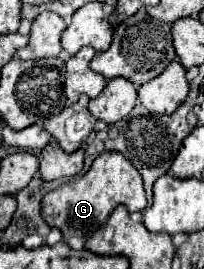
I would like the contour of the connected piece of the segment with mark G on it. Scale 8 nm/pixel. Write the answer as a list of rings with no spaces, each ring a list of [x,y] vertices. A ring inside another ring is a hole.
[[[104,152],[94,160],[92,168],[82,178],[74,182],[66,182],[42,198],[42,218],[50,226],[58,226],[62,230],[64,240],[72,236],[86,238],[94,230],[104,226],[110,212],[120,204],[124,204],[130,212],[136,210],[142,212],[146,208],[142,178],[140,172],[122,154]]]

